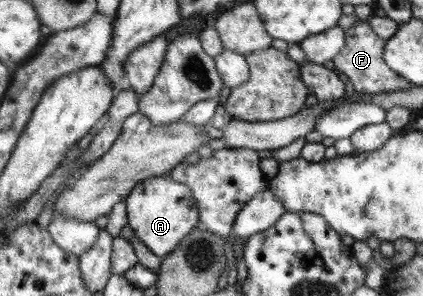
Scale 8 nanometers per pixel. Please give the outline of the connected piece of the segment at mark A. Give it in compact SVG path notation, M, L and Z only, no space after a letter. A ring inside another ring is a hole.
M167 174L136 183L131 193L124 199L124 203L125 217L135 238L141 241L150 253L158 257L170 254L192 229L199 227L199 208L196 207L192 191Z

